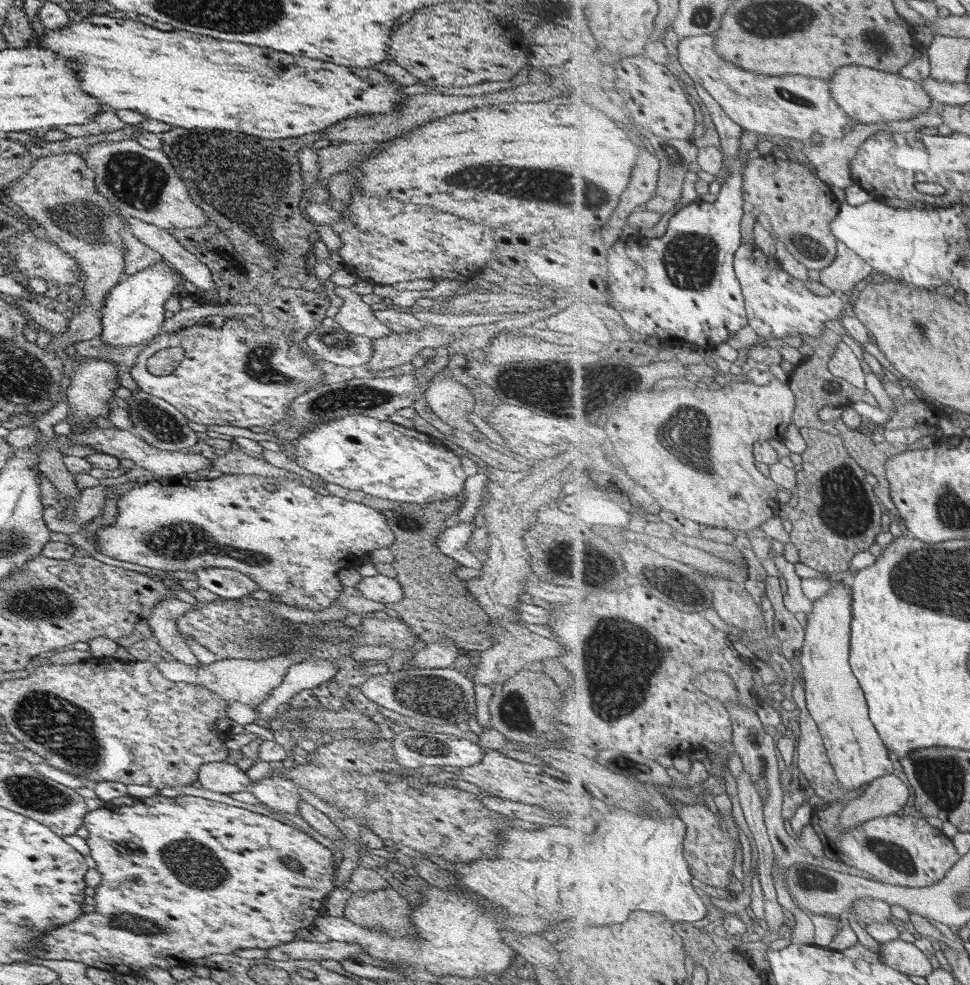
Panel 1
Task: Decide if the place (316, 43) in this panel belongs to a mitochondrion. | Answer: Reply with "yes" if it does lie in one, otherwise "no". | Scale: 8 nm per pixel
no

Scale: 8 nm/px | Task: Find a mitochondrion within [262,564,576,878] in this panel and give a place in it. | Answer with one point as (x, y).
(415, 693)

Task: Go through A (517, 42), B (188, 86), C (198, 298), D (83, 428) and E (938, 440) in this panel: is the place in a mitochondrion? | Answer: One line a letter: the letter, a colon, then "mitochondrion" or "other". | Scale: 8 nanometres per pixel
A: other
B: other
C: other
D: other
E: other

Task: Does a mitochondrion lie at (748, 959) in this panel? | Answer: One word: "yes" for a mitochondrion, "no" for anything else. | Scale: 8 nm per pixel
no

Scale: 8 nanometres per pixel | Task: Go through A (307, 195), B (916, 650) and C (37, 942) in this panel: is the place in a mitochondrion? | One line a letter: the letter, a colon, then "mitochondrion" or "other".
A: other
B: other
C: other

